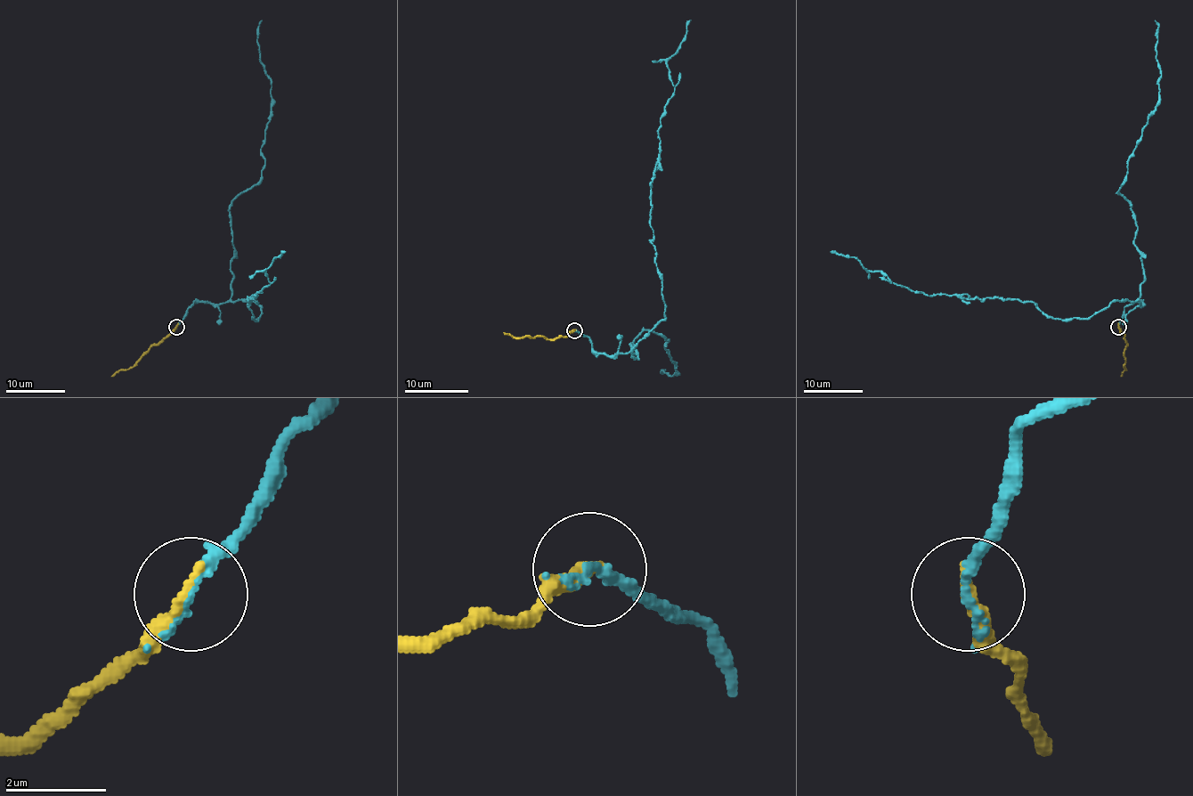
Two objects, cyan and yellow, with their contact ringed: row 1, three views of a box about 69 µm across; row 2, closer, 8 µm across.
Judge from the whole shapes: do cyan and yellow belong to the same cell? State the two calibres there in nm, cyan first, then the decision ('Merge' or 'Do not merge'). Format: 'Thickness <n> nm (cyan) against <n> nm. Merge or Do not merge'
Thickness 150 nm (cyan) against 320 nm. Merge

